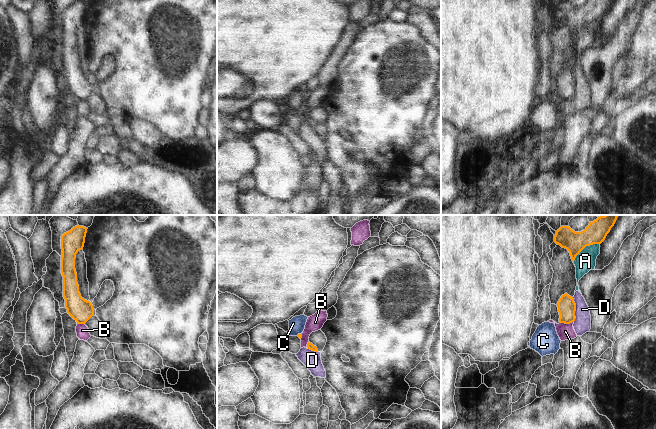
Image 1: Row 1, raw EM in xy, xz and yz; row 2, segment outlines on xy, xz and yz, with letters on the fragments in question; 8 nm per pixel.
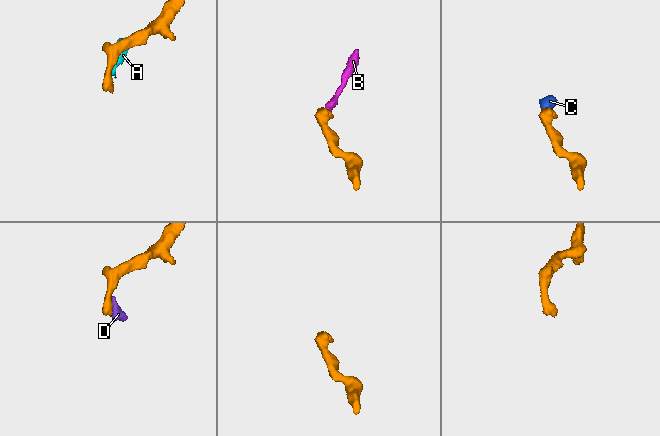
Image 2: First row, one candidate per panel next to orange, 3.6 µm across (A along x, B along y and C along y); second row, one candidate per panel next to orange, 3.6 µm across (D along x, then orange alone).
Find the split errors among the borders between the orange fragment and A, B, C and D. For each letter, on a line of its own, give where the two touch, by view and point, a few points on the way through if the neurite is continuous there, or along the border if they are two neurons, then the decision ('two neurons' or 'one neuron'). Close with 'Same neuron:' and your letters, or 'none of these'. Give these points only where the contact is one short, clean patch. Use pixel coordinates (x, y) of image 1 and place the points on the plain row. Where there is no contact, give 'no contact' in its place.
A: contact yz (584, 23); two neurons
B: contact yz (566, 99); border yz (573, 97), (560, 99); two neurons
C: contact xz (298, 110); way xz (299, 111), (298, 110), (297, 100); one neuron
D: contact yz (575, 85); border yz (572, 73), (575, 79), (574, 97); two neurons
Same neuron: C

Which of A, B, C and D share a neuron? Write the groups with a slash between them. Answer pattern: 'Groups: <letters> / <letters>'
Groups: A B D / C

